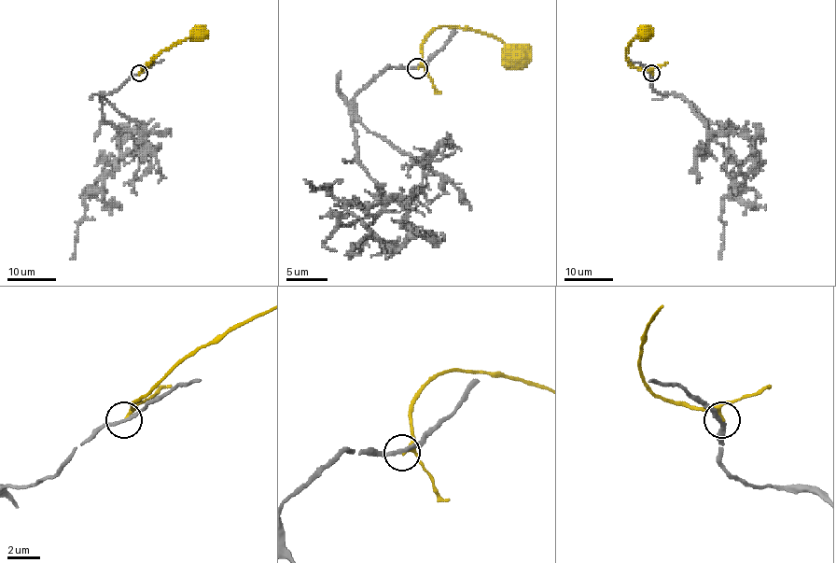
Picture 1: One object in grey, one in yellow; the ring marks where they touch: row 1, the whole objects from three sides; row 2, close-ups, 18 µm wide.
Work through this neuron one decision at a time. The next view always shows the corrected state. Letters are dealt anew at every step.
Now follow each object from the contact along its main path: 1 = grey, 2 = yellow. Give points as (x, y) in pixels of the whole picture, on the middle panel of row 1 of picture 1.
1: (418, 69), (387, 66), (355, 97), (356, 157), (385, 193), (375, 214), (305, 181)
2: (418, 69), (422, 63), (424, 40), (442, 26), (485, 32), (498, 38), (514, 59)

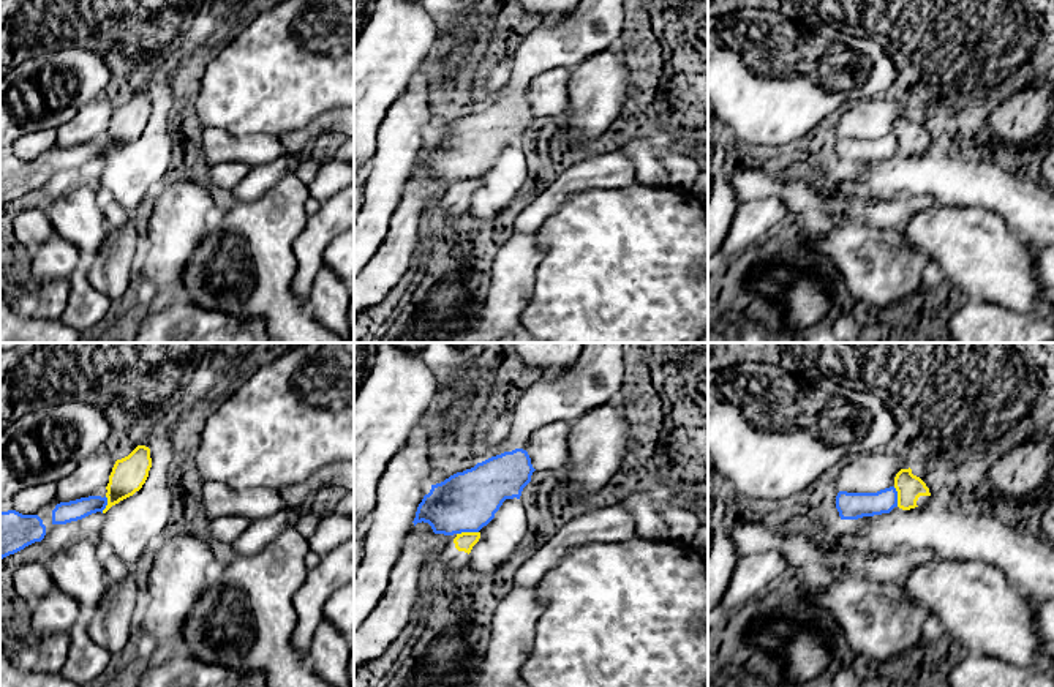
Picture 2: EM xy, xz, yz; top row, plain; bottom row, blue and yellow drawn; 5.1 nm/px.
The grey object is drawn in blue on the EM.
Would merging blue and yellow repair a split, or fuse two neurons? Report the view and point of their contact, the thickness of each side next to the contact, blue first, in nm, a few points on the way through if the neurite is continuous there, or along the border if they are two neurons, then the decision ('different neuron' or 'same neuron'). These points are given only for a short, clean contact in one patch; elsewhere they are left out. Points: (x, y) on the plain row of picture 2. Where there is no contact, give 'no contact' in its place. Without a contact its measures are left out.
xz (466, 177) | 300/100 nm | different neuron

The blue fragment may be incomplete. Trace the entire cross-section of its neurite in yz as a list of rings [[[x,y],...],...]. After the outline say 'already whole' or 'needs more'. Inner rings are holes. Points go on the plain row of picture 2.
[[[894,133],[877,139],[839,137],[836,142],[836,155],[841,166],[858,166],[890,160],[894,153],[898,153],[898,137]]] | already whole

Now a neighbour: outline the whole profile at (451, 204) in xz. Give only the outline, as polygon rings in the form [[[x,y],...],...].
[[[461,178],[438,199],[441,210],[449,216],[458,216],[468,212],[469,199],[479,188],[480,178]]]

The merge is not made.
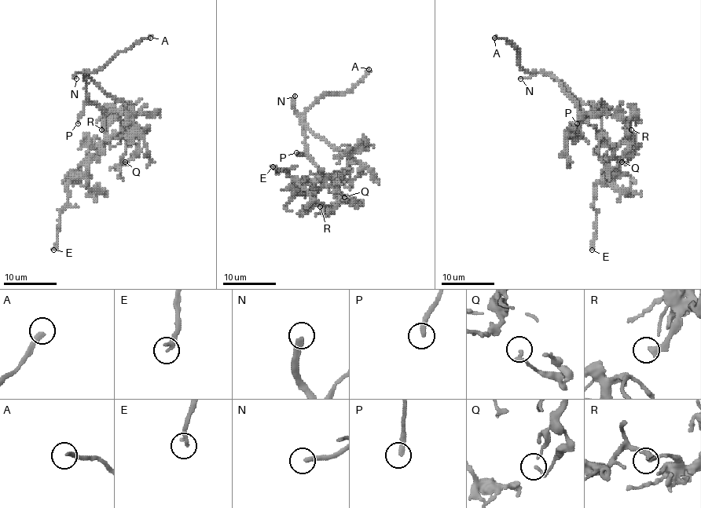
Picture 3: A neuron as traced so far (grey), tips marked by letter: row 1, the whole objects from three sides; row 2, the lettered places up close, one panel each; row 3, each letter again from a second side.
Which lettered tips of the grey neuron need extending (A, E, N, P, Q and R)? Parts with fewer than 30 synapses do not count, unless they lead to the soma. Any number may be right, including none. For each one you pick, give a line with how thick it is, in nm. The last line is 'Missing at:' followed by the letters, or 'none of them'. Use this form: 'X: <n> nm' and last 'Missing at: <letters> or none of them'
A: 240 nm
P: 260 nm
Missing at: A, P

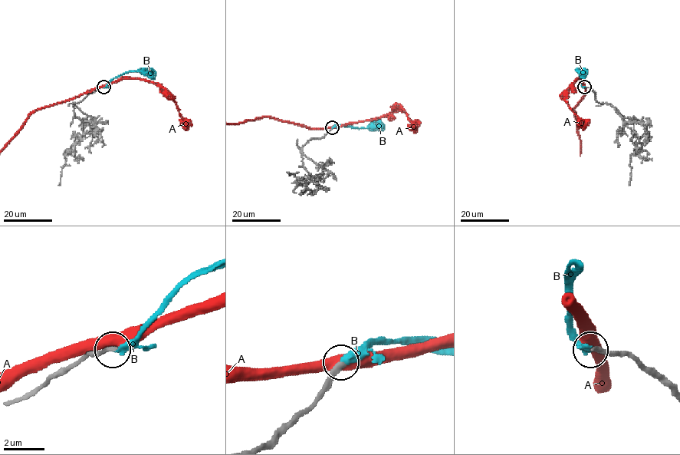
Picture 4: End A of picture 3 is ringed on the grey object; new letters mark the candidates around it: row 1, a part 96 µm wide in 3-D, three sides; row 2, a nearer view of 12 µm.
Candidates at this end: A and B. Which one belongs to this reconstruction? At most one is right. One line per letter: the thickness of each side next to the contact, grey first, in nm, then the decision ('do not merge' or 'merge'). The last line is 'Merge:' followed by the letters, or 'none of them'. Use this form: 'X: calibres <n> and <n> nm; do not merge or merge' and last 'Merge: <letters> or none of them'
A: calibres 240 and 550 nm; do not merge
B: calibres 240 and 280 nm; merge
Merge: B

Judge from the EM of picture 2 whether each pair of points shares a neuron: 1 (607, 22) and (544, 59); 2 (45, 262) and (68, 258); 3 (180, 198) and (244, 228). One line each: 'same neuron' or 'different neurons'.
1: same neuron
2: same neuron
3: different neurons

